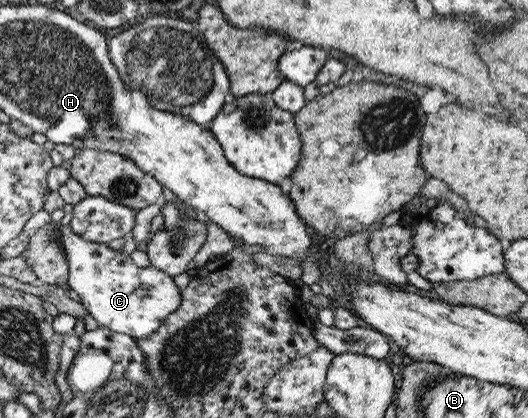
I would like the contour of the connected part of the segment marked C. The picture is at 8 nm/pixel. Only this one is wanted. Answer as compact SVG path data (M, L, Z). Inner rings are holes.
M69 225L58 226L58 242L68 270L66 283L77 293L79 302L98 326L137 340L156 332L165 317L179 306L180 290L173 283L172 276L162 270L151 265L145 268L137 266L127 253L85 240L75 234Z

